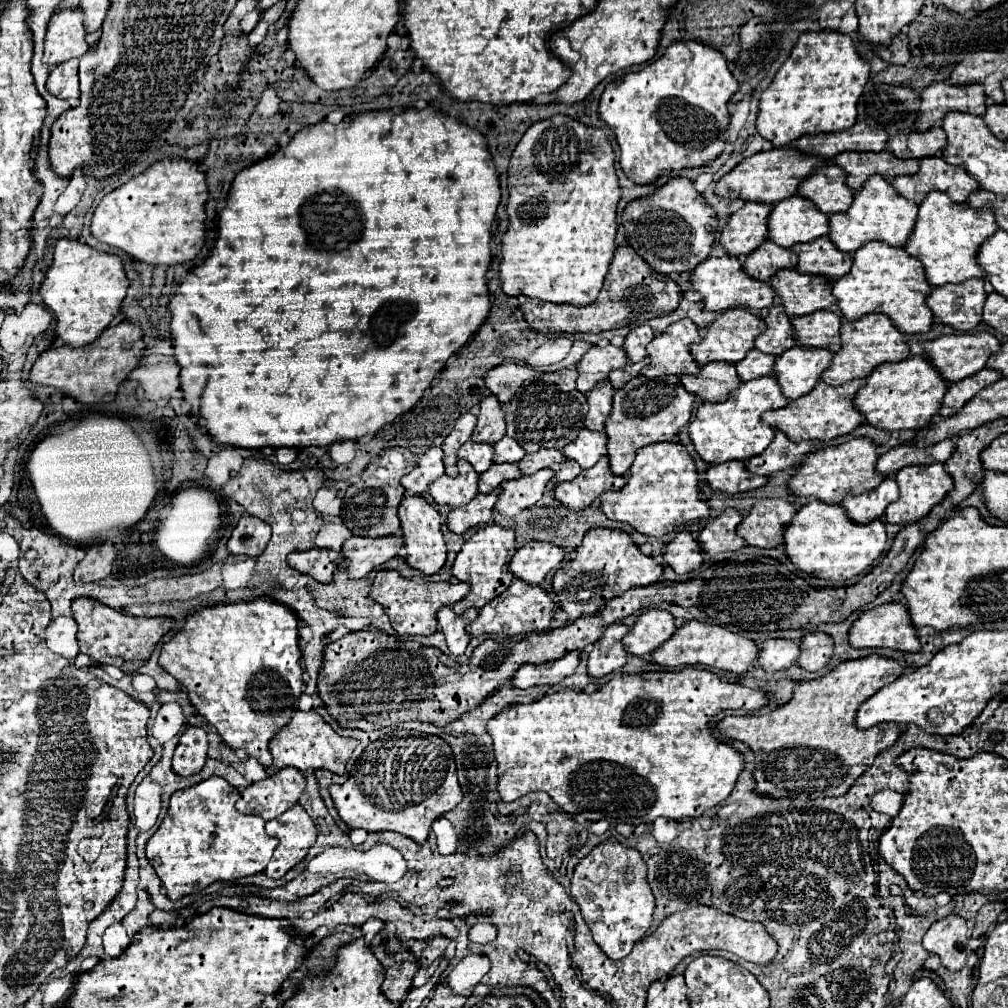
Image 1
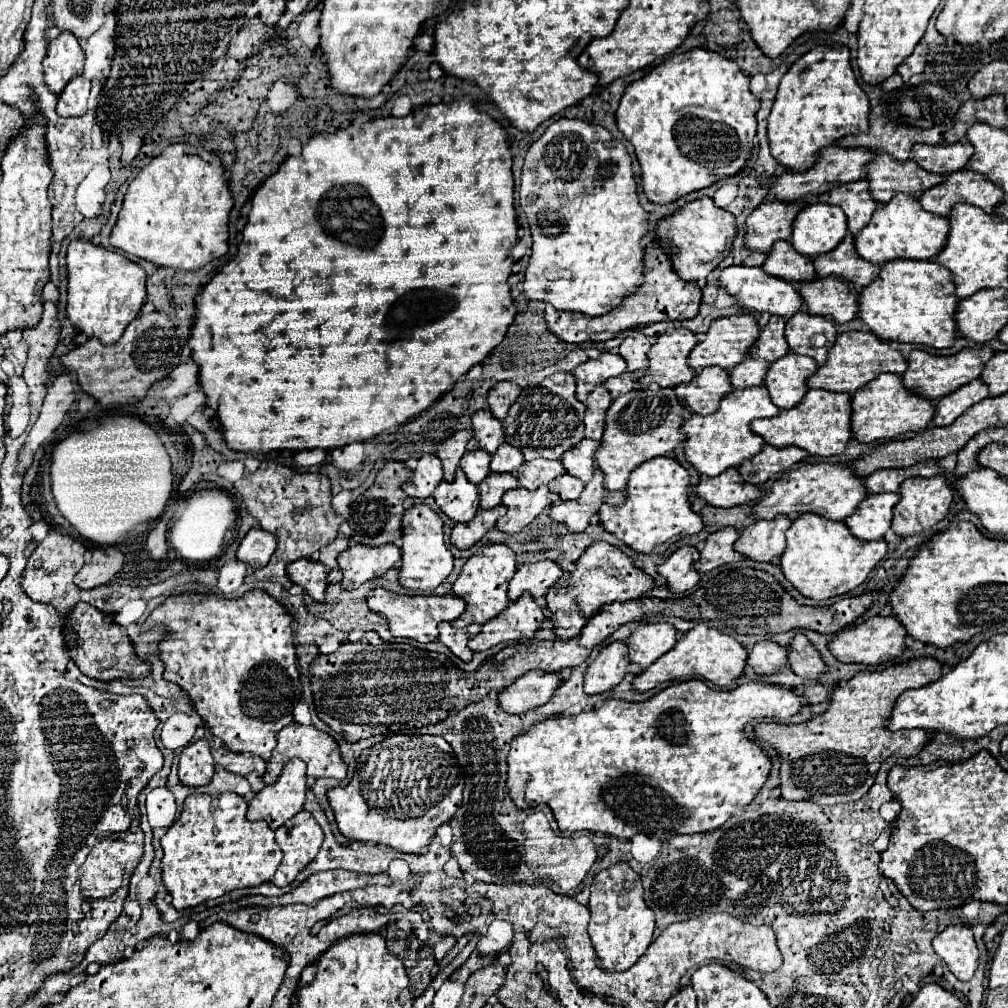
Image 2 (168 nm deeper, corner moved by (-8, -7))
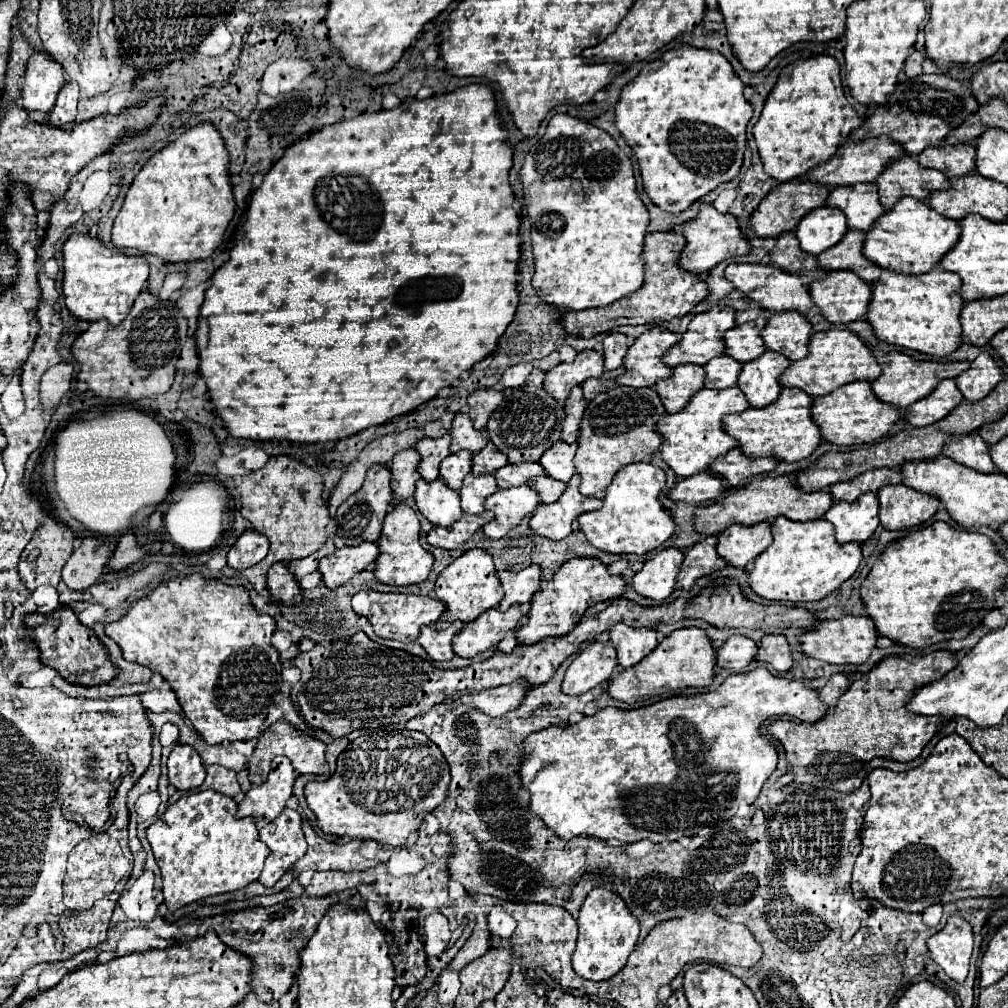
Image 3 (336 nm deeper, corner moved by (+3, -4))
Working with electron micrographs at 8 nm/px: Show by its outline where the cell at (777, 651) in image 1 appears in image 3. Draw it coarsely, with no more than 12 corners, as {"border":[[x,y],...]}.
{"border":[[731,636],[717,648],[717,666],[741,672],[755,660],[757,644]]}

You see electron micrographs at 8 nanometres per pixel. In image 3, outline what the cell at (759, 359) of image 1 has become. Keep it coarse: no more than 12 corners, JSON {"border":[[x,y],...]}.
{"border":[[717,356],[705,366],[707,388],[731,388],[741,364]]}

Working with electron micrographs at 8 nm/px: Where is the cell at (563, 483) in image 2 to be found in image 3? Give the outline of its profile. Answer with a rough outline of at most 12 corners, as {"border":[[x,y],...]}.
{"border":[[537,476],[527,484],[543,504],[555,502],[563,494],[563,482]]}

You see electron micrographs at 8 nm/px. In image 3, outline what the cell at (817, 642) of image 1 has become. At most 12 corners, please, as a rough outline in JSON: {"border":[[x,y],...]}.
{"border":[[781,634],[759,642],[755,660],[769,662],[777,672],[793,664],[789,644]]}

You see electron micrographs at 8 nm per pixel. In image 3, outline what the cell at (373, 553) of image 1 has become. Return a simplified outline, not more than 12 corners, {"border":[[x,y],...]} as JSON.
{"border":[[371,542],[335,550],[319,562],[327,588],[349,582],[375,562]]}

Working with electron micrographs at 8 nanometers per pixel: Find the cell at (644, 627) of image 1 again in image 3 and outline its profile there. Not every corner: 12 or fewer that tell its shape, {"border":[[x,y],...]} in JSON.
{"border":[[615,624],[609,640],[621,668],[639,664],[657,646],[657,632]]}

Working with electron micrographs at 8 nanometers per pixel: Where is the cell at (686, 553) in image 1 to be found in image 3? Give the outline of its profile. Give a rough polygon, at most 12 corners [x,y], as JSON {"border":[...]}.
{"border":[[665,548],[633,576],[637,594],[665,600],[681,570],[683,552]]}

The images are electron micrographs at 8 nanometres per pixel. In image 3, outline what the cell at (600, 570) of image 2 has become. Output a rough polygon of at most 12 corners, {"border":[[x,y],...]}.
{"border":[[573,558],[531,598],[517,644],[563,636],[625,580]]}

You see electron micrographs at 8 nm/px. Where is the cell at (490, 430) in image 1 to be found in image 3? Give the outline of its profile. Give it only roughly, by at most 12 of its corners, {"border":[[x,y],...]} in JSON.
{"border":[[467,414],[451,422],[451,452],[479,452],[487,444]]}

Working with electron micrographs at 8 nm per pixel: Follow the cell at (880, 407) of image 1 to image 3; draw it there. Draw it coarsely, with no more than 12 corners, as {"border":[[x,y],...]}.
{"border":[[851,382],[815,398],[811,418],[837,446],[871,444],[899,420]]}

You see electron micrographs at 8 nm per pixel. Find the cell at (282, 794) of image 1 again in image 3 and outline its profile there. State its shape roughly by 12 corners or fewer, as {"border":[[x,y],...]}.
{"border":[[273,758],[267,780],[239,804],[257,828],[275,820],[293,792],[295,770]]}

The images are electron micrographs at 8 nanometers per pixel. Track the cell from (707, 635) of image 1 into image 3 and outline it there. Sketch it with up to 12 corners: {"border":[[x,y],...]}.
{"border":[[699,628],[663,638],[607,694],[637,700],[705,688],[715,648]]}

